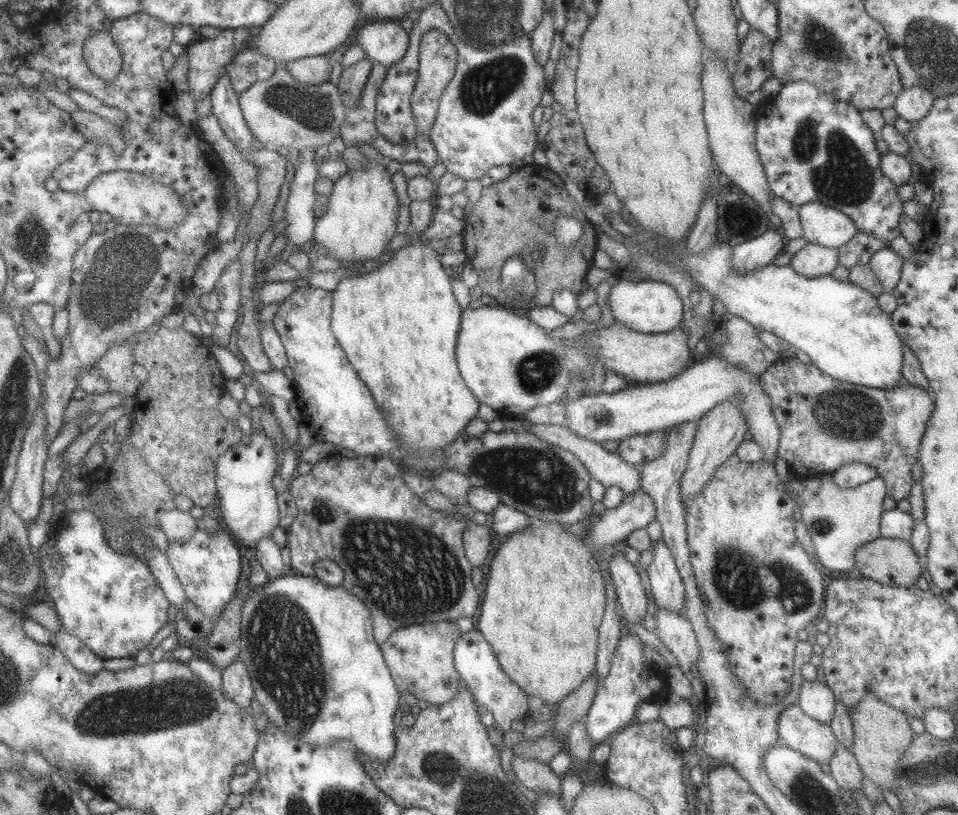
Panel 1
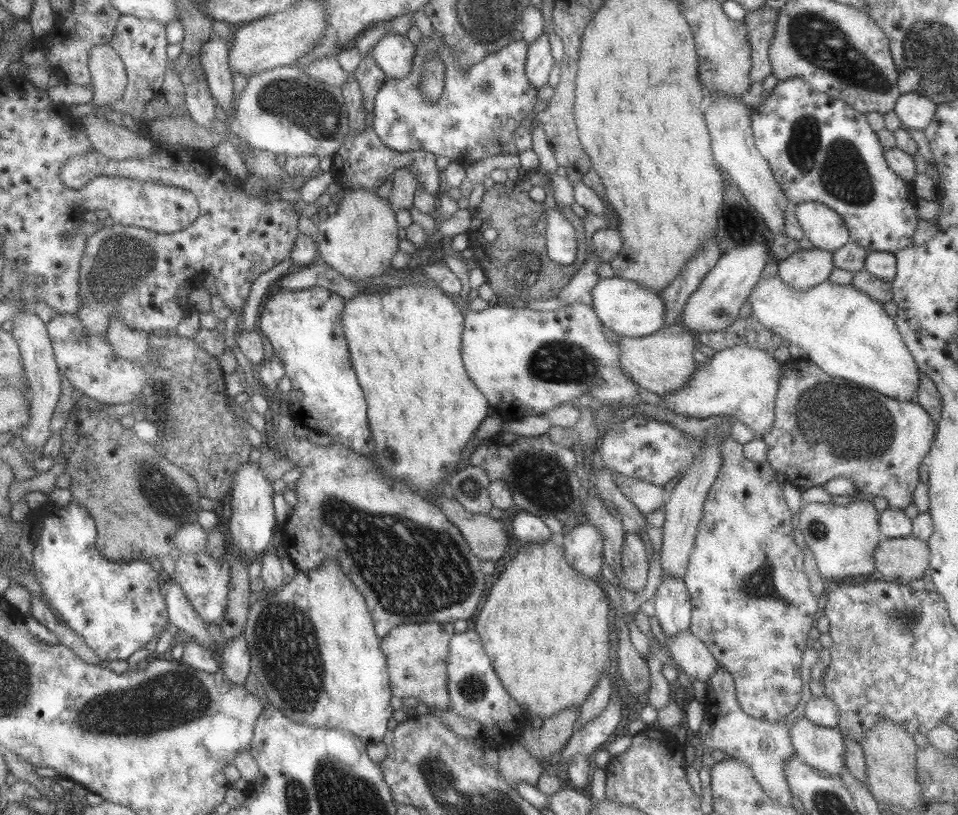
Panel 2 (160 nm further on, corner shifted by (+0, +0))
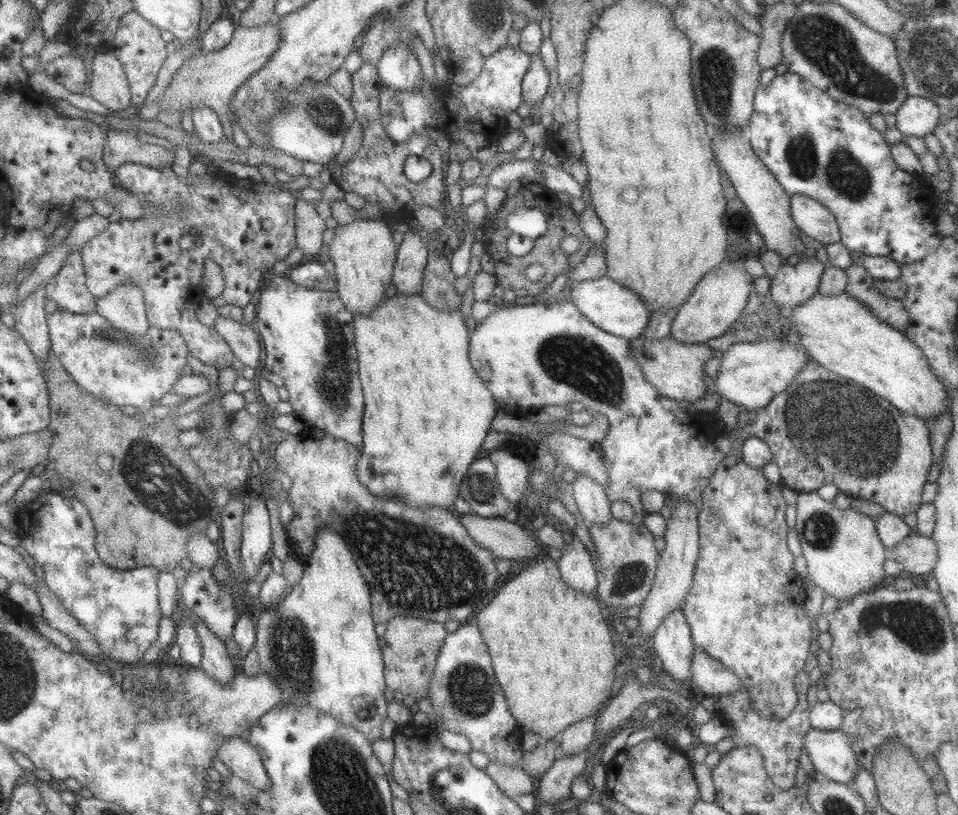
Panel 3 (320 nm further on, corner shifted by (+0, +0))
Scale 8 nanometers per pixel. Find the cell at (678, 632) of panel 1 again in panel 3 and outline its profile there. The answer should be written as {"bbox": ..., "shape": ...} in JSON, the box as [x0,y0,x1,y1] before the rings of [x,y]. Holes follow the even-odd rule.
{"bbox":[689,648,741,697],"shape":[[[693,648],[691,659],[691,677],[689,681],[698,696],[721,697],[733,695],[741,689],[741,682],[719,662],[708,658],[701,651]]]}

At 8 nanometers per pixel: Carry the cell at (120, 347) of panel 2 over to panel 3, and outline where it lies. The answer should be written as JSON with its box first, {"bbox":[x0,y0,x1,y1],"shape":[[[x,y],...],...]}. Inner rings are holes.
{"bbox":[94,281,148,336],"shape":[[[123,281],[121,286],[99,297],[94,312],[125,334],[141,336],[148,330],[144,296],[133,281]]]}

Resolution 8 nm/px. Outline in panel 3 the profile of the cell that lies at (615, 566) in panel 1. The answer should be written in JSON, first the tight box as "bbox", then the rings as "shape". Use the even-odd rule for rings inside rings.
{"bbox":[569,471,612,525],"shape":[[[581,471],[576,473],[576,478],[569,485],[585,524],[606,525],[612,516],[610,515],[611,502],[607,500],[604,488]]]}

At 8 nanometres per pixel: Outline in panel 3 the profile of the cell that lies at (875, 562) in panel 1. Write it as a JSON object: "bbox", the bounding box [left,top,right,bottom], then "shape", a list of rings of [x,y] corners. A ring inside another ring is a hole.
{"bbox":[891,534,938,576],"shape":[[[919,534],[907,535],[891,551],[895,553],[891,563],[903,566],[901,576],[930,575],[938,557],[935,541]]]}

